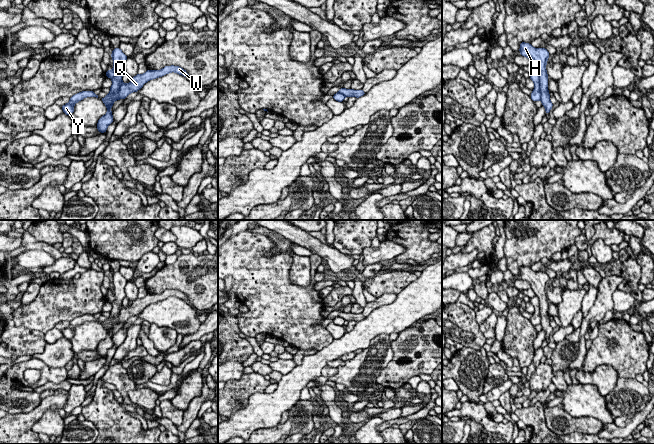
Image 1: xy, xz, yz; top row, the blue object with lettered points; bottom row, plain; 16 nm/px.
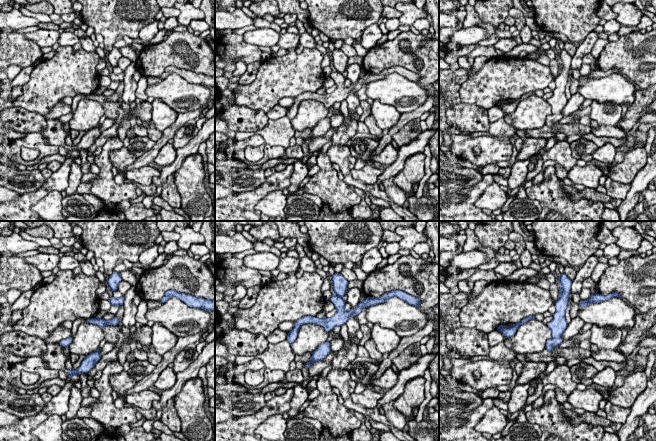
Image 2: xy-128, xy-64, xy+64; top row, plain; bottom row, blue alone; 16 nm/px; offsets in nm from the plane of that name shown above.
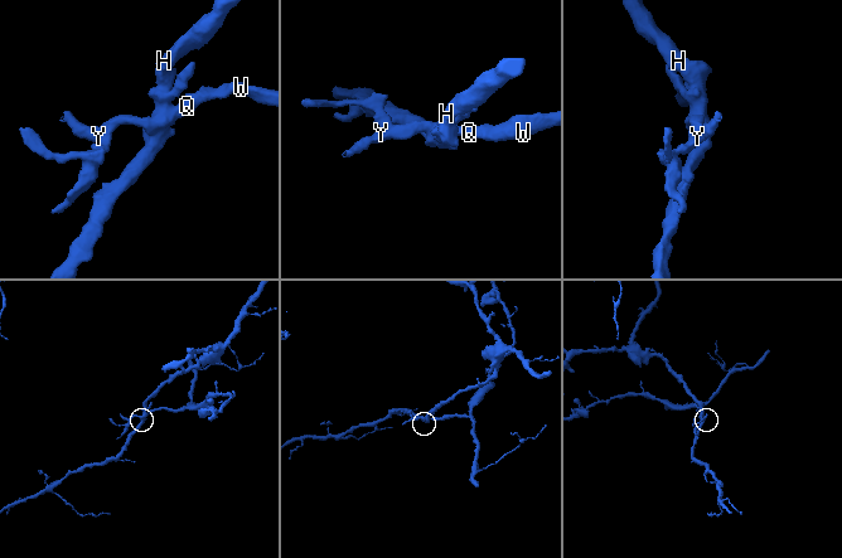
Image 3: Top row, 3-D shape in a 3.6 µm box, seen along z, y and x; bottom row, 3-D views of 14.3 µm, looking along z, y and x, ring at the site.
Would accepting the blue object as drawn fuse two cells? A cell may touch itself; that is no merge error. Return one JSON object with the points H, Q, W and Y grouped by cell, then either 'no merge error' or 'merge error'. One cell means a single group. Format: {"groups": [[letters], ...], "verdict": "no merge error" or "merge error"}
{"groups": [["H"], ["Q", "W", "Y"]], "verdict": "merge error"}

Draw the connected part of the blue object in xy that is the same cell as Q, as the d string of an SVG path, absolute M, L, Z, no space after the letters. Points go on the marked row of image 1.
M165 66L161 70L147 70L144 74L137 74L134 76L128 84L125 84L123 81L120 84L119 91L115 94L108 93L106 97L101 98L106 107L109 103L117 97L118 99L125 99L130 93L137 92L142 86L152 80L159 77L162 77L168 73L175 72L186 78L189 78L189 73L186 72L183 68L179 66Z

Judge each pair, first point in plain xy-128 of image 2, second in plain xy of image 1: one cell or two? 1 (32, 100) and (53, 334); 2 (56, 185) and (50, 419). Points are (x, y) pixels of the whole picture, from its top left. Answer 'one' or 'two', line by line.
1: two
2: two

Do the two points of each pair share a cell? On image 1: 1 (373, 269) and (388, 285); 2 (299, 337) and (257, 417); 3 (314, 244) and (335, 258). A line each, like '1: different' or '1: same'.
1: different
2: different
3: same

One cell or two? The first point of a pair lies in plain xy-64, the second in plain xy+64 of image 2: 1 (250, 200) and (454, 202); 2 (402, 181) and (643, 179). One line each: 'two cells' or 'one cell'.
1: one cell
2: two cells

